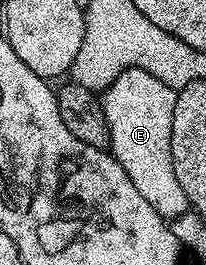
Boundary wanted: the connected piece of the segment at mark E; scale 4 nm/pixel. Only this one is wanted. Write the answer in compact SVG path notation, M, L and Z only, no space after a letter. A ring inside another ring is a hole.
M145 75L117 77L101 94L104 119L108 119L110 132L109 152L113 153L120 167L128 171L128 179L132 179L136 191L152 203L152 211L167 219L184 215L190 209L188 195L184 195L184 187L180 187L180 179L176 179L170 150L172 115L176 111L177 98L172 87Z

